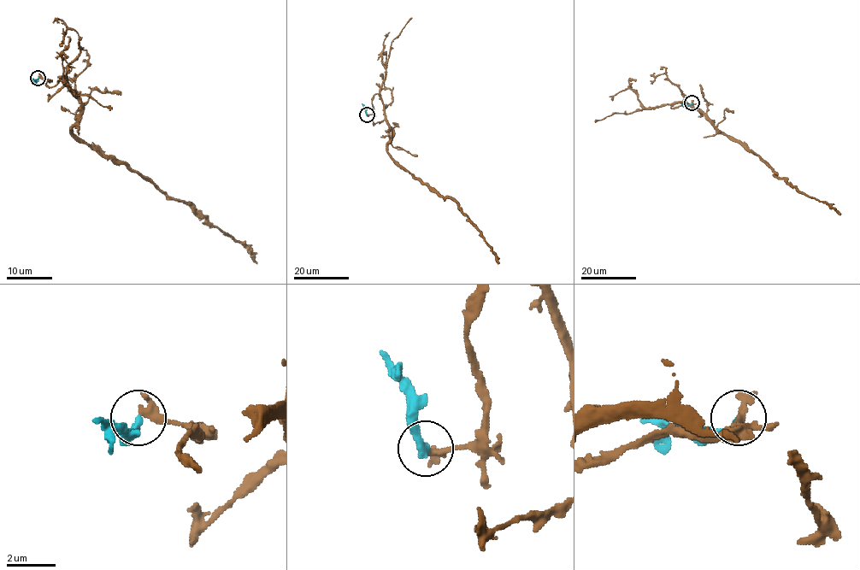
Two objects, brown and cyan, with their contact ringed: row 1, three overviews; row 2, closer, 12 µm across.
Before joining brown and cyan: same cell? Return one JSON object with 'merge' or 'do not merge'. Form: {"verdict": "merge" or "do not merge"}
{"verdict": "do not merge"}

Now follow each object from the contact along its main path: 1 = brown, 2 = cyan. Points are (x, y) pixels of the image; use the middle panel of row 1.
1: (367, 114), (373, 112), (372, 99), (377, 93), (393, 131), (389, 154), (415, 177), (452, 198), (499, 263)
2: (367, 114), (362, 103)

